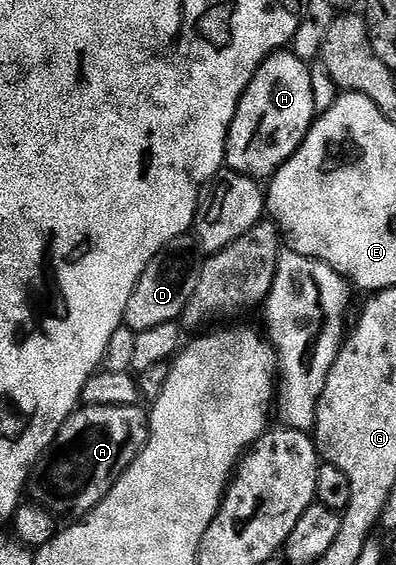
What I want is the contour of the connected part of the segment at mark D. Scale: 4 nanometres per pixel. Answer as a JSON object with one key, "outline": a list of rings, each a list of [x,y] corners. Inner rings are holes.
{"outline":[[[194,236],[174,237],[159,254],[145,267],[141,279],[135,288],[135,294],[129,299],[129,307],[123,316],[124,322],[133,332],[149,331],[149,327],[158,327],[160,323],[179,321],[185,307],[197,291],[197,279],[201,268],[201,250]]]}

